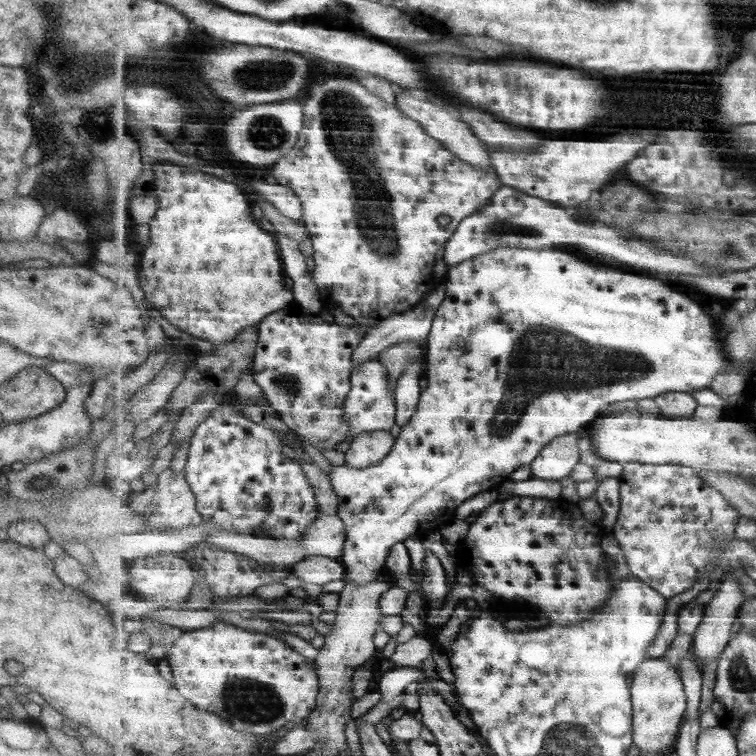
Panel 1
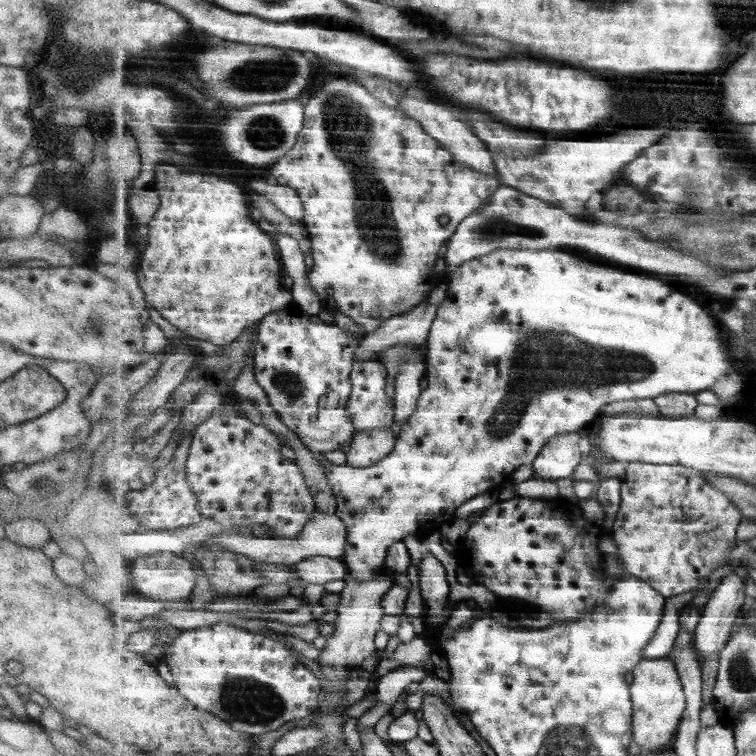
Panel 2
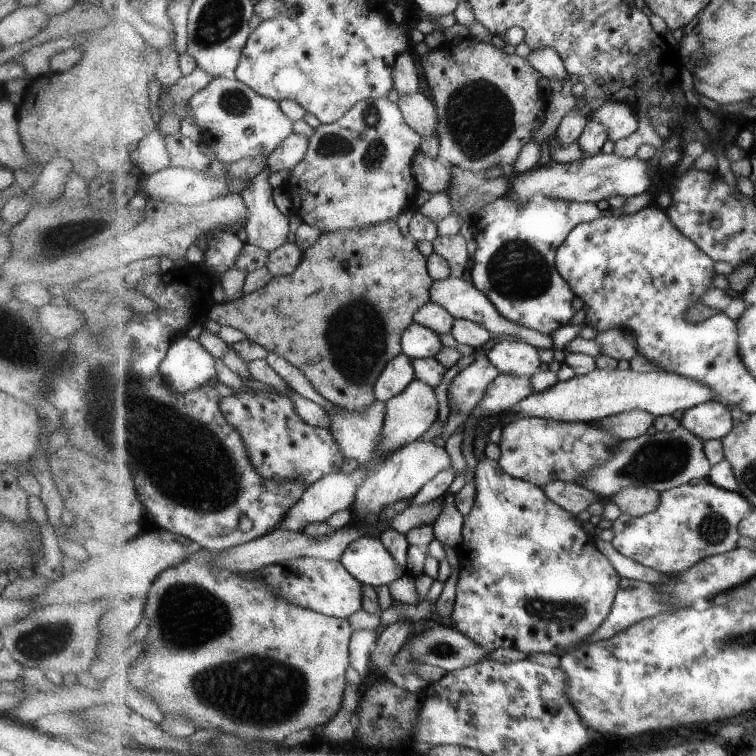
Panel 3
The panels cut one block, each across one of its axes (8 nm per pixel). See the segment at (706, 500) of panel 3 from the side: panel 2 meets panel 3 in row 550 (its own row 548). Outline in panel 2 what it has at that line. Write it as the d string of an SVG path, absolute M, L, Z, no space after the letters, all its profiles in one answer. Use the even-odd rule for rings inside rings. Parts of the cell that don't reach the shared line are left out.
M631 462L626 464L621 482L622 505L609 536L618 544L629 574L647 581L664 597L671 598L708 583L707 577L713 571L729 566L730 548L737 541L737 527L743 516L727 495L713 487L701 472L681 465Z

